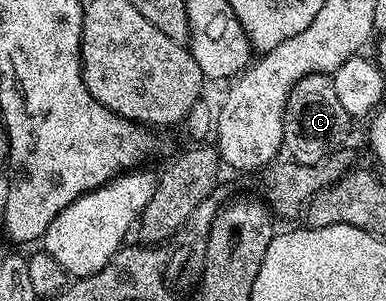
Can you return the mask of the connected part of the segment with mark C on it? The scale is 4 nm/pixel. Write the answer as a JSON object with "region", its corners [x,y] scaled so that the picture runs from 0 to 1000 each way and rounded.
{"region":[[[795,246],[795,259],[764,272],[744,326],[736,502],[749,502],[746,528],[756,542],[826,545],[891,482],[883,475],[904,452],[904,412],[909,392],[868,312],[860,249]]]}

